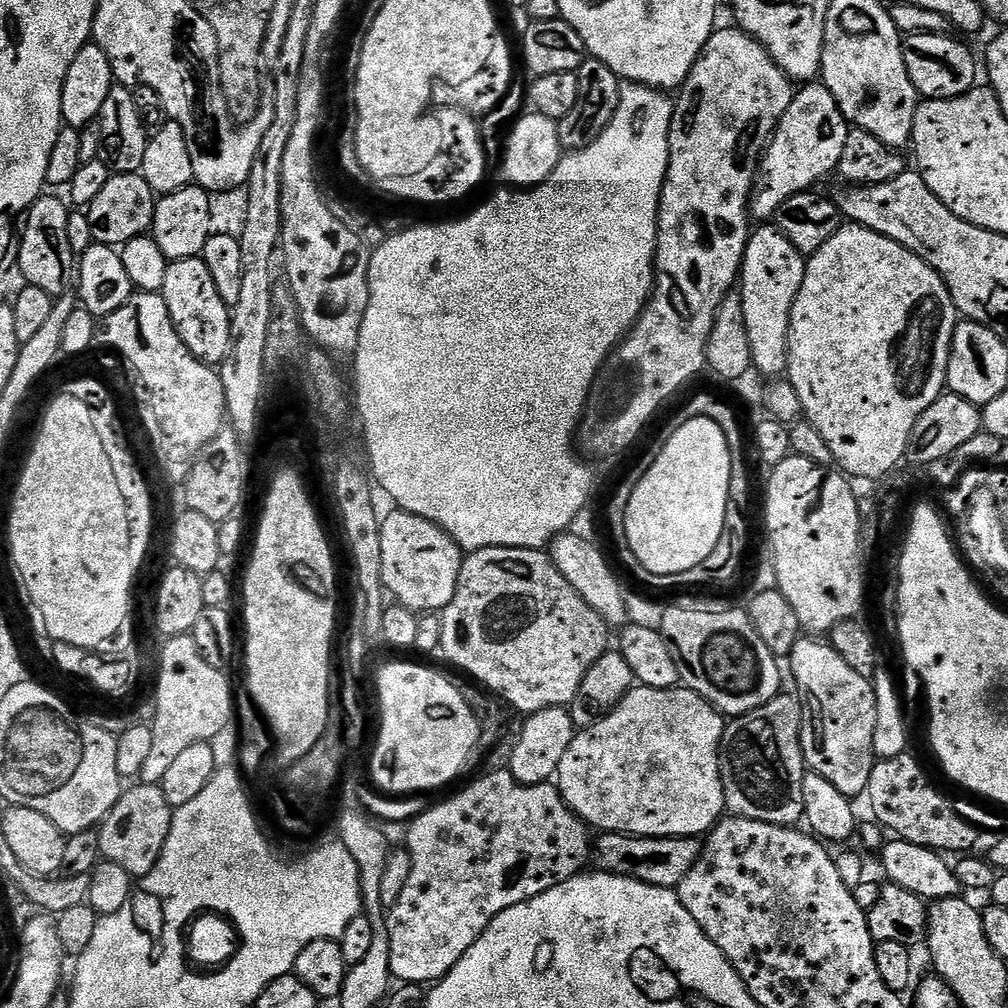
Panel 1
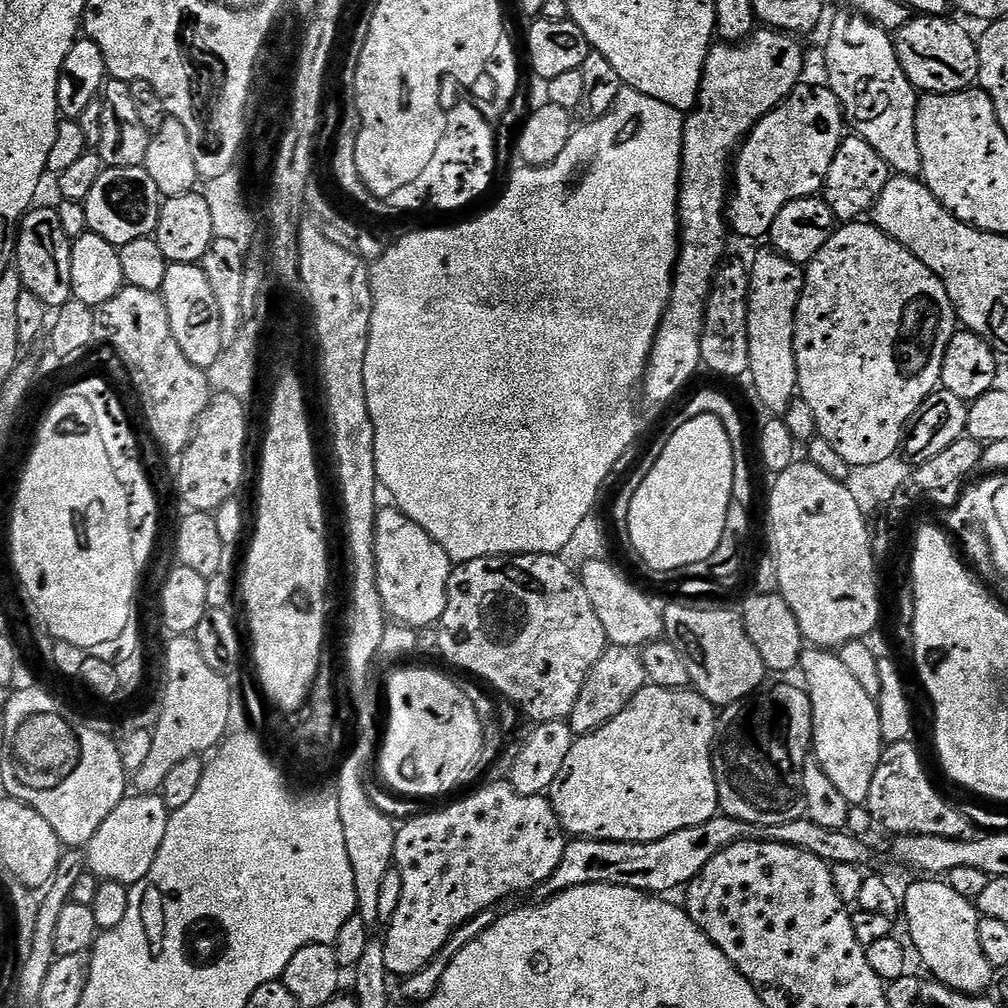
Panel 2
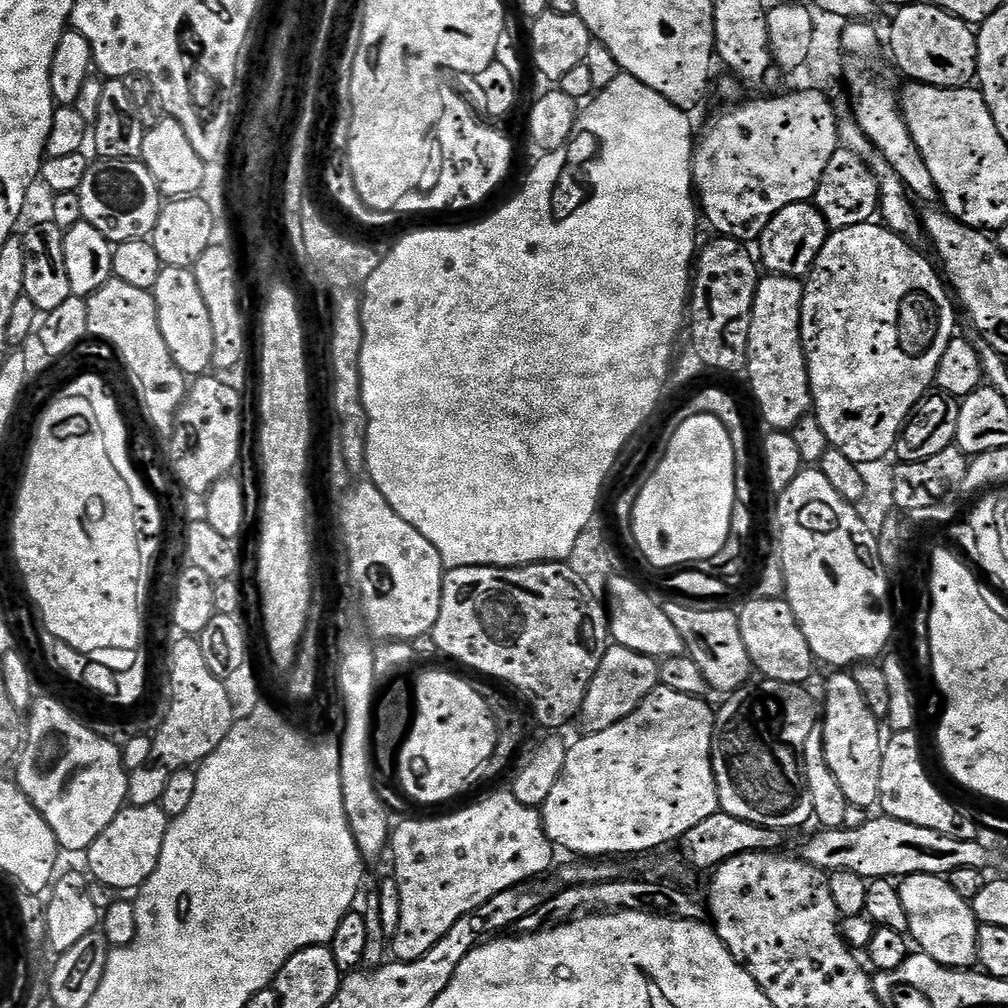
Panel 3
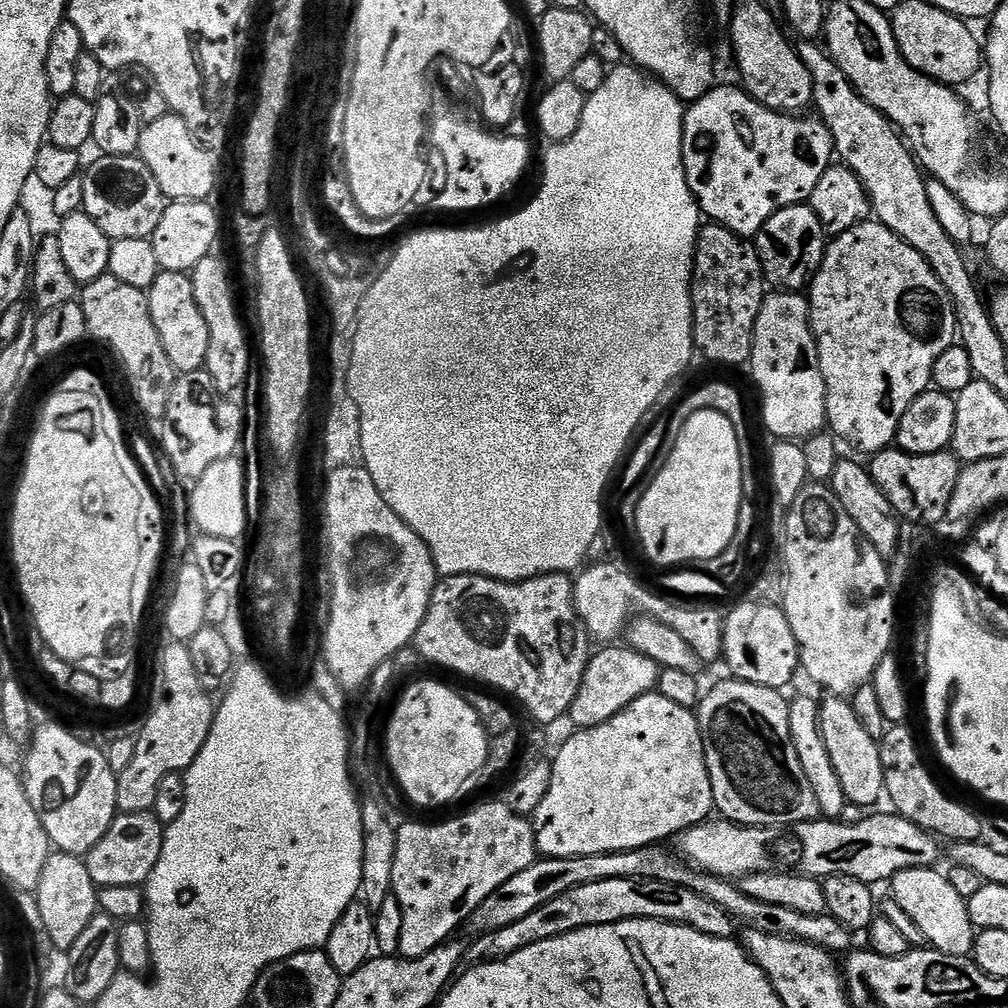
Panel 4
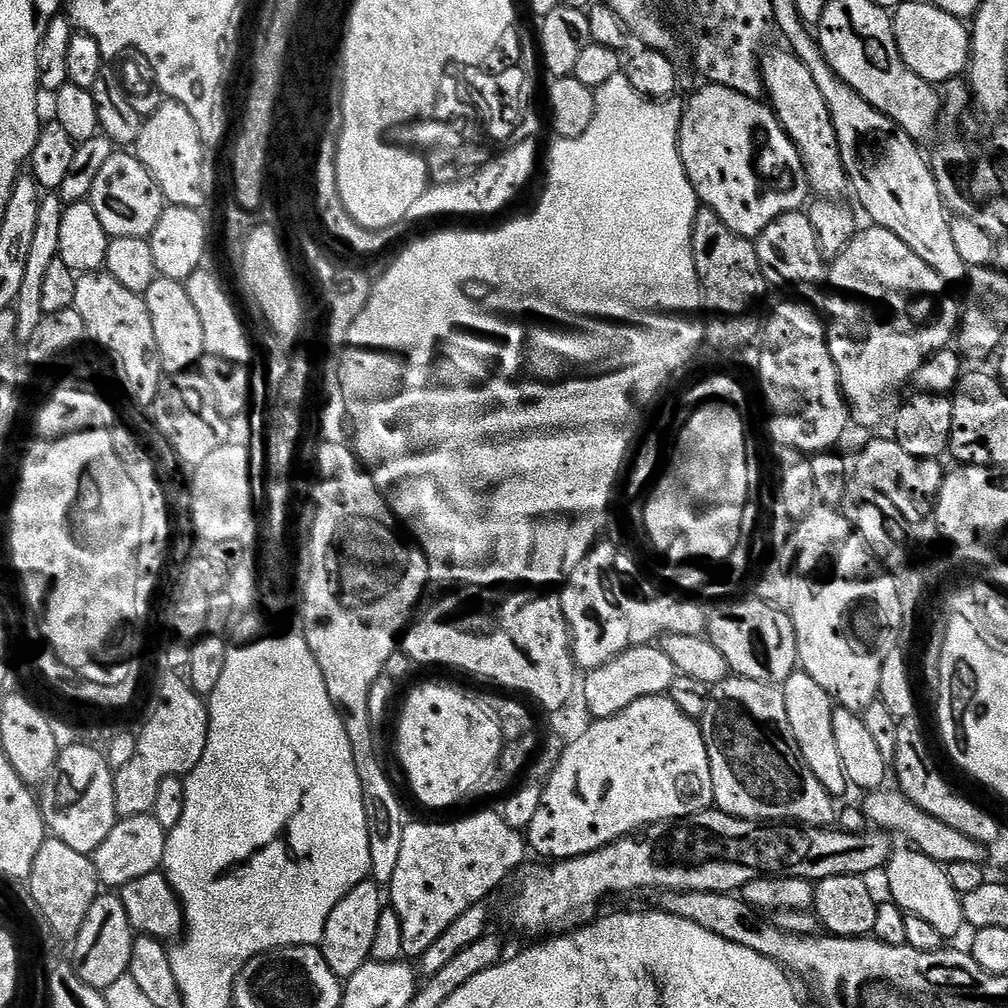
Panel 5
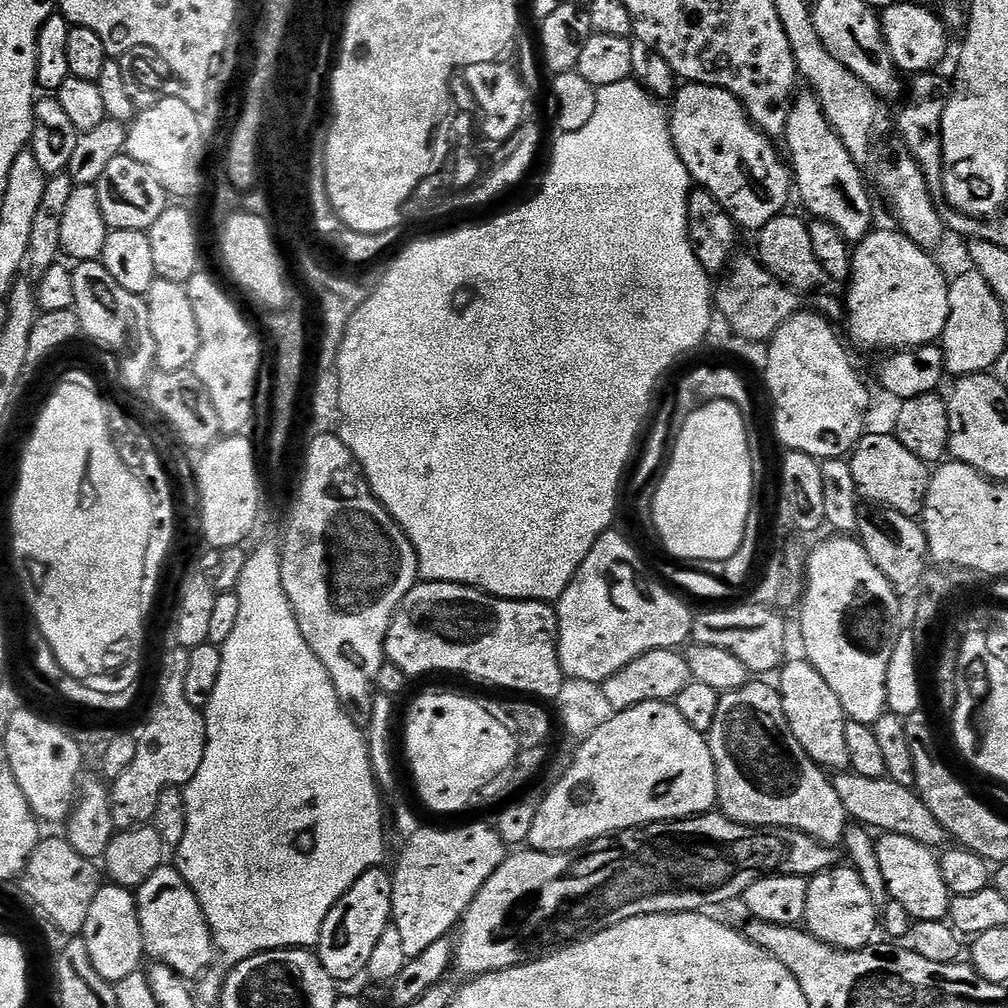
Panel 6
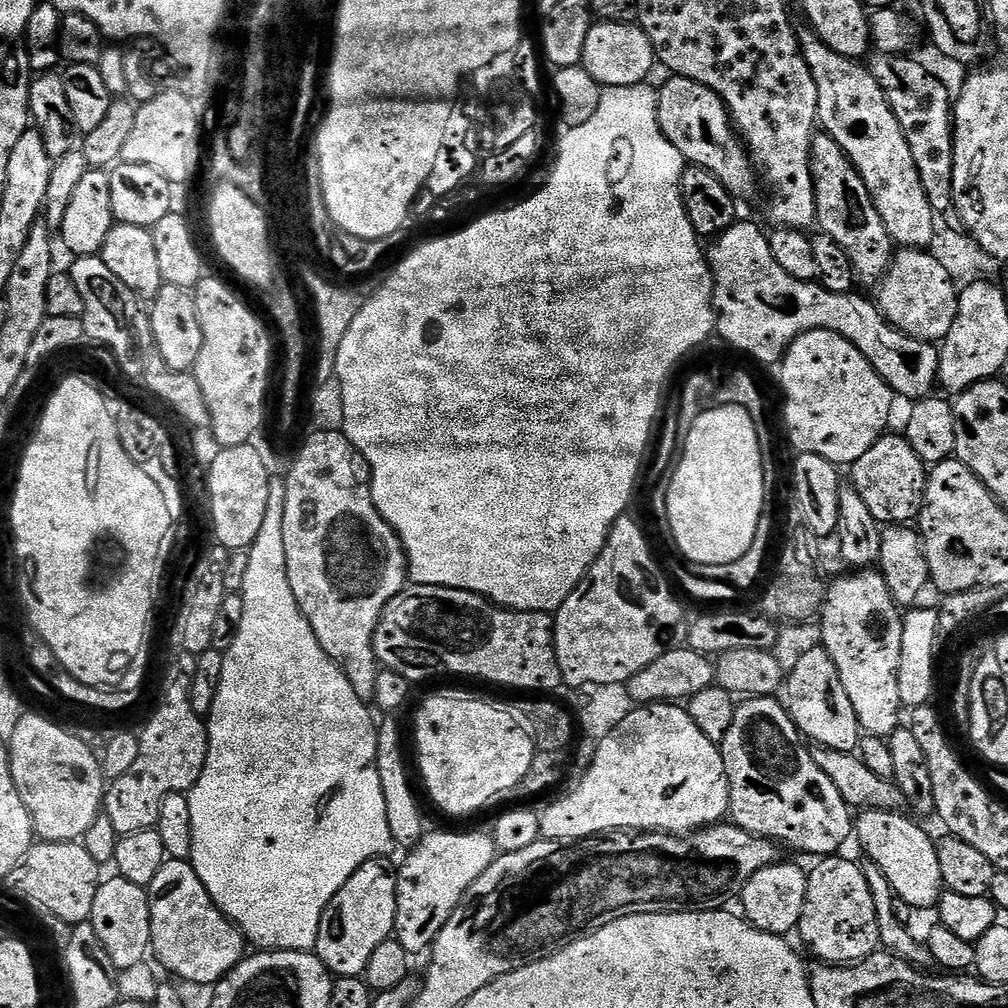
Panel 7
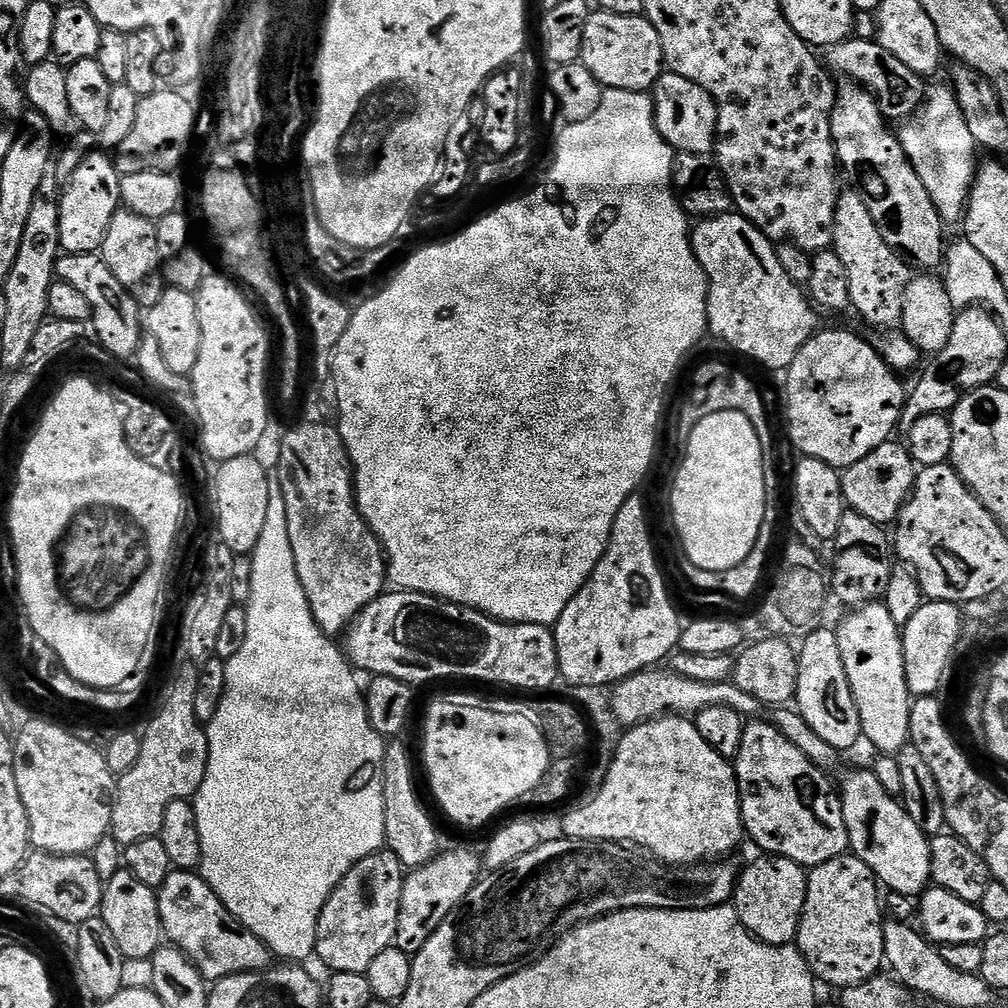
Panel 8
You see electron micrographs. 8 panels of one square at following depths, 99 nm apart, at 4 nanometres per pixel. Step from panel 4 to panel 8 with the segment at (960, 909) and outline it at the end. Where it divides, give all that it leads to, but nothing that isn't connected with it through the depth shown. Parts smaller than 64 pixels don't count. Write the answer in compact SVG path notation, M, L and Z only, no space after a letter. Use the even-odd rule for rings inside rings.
M852 772L844 780L844 785L839 785L838 795L840 798L840 805L842 806L842 814L844 815L844 821L846 822L846 830L848 831L848 846L851 855L857 856L862 862L866 862L866 866L870 866L870 870L876 875L877 881L889 893L897 892L900 895L909 896L916 898L921 895L929 887L932 879L932 871L930 870L930 840L929 837L925 836L922 830L918 830L917 824L914 822L914 818L910 818L910 814L904 809L903 803L895 795L892 796L884 789L884 784L875 776L872 772Z

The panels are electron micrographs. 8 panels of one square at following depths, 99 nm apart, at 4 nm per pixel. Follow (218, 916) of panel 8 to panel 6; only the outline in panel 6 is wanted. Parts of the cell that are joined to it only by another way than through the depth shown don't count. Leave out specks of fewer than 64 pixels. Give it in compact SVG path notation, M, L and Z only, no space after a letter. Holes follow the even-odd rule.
M162 866L146 878L139 888L135 889L136 905L138 906L138 922L142 926L142 942L144 951L153 961L164 963L188 982L194 981L195 976L200 976L212 964L212 959L217 959L216 943L212 941L212 931L206 922L206 914L202 910L200 900L190 890L186 878L174 866Z

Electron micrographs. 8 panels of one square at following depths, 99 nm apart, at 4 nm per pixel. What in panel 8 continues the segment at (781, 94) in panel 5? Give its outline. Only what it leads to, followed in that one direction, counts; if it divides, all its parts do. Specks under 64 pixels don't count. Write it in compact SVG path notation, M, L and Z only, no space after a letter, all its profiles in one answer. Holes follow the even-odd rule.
M855 190L849 192L849 196L848 193L840 195L836 203L832 223L832 248L838 258L842 258L842 266L846 266L854 312L866 323L880 328L879 330L892 330L900 324L910 268L904 257L886 246L882 234L878 234L878 226L874 226L874 218L870 218L870 210L866 210L864 197Z

